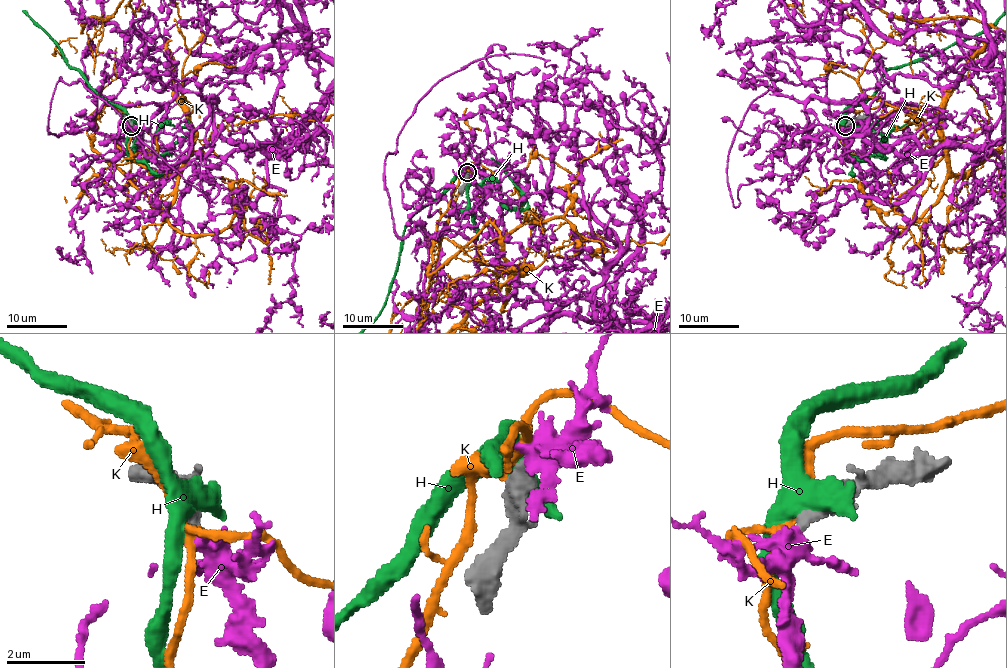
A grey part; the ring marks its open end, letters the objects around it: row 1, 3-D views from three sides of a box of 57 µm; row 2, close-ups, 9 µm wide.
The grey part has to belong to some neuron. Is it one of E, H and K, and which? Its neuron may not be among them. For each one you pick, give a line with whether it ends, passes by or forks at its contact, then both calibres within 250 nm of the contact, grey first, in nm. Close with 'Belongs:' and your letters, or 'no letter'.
E: it forks | 440/300 nm
Belongs: E

